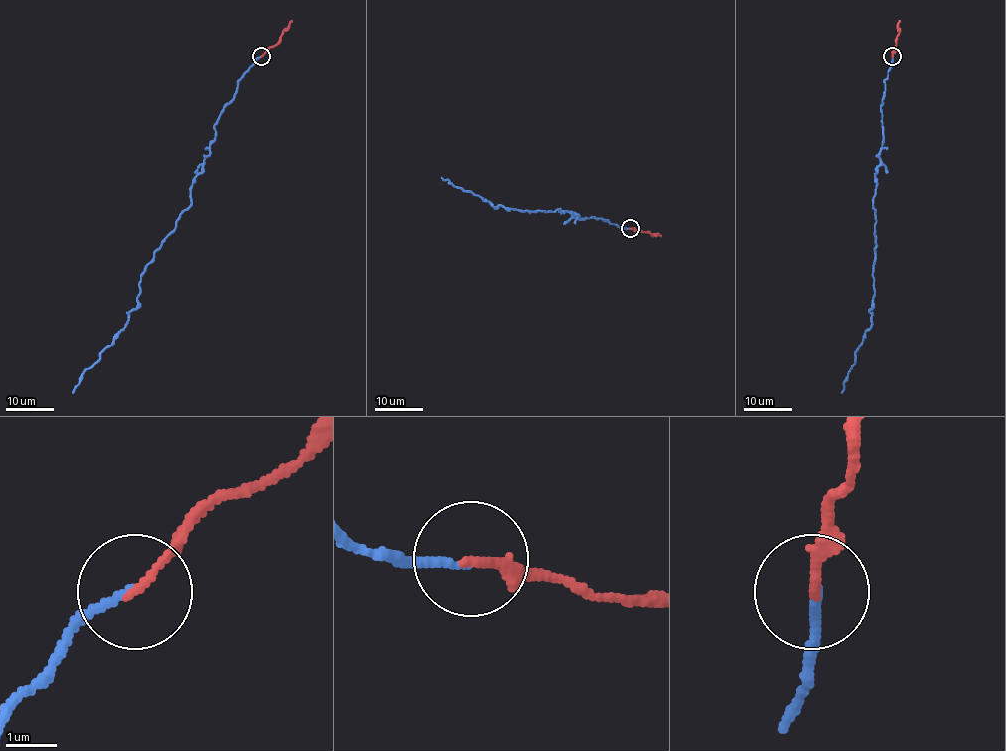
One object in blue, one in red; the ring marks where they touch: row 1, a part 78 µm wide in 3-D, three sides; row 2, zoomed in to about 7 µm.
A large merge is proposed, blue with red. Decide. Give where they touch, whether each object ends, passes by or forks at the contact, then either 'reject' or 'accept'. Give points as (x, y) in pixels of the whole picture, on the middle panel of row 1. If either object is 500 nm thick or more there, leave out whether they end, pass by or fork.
at (630, 228); blue ends there; red ends there; accept

